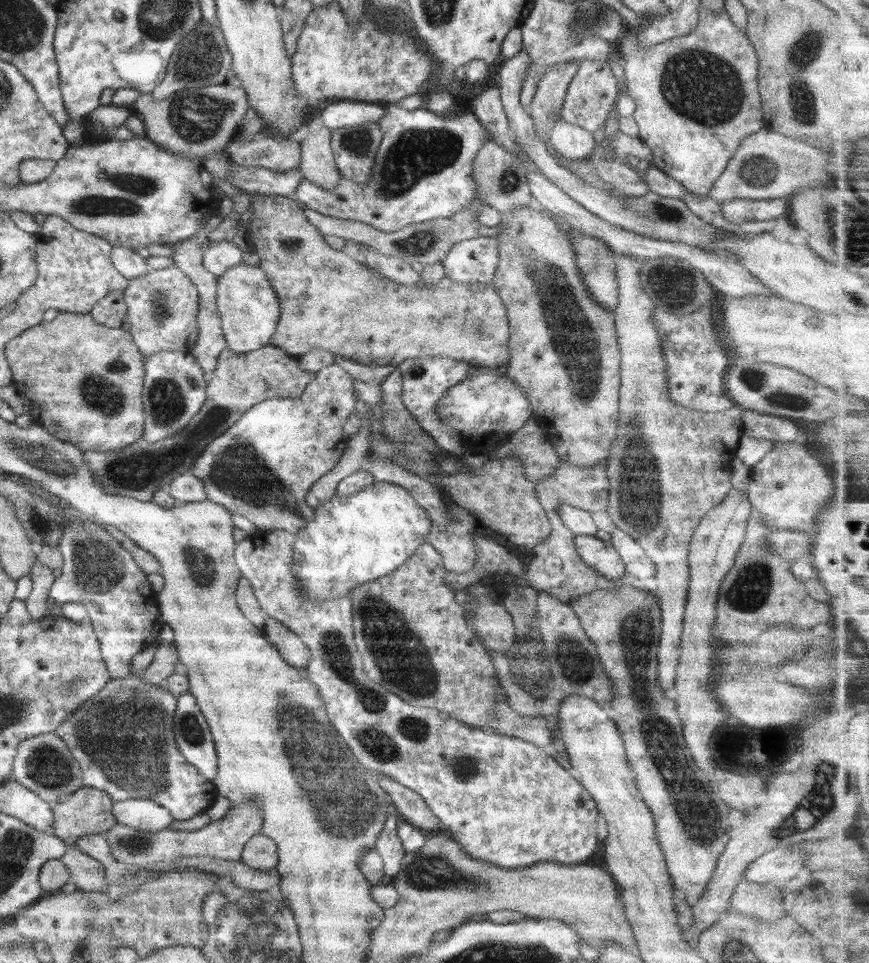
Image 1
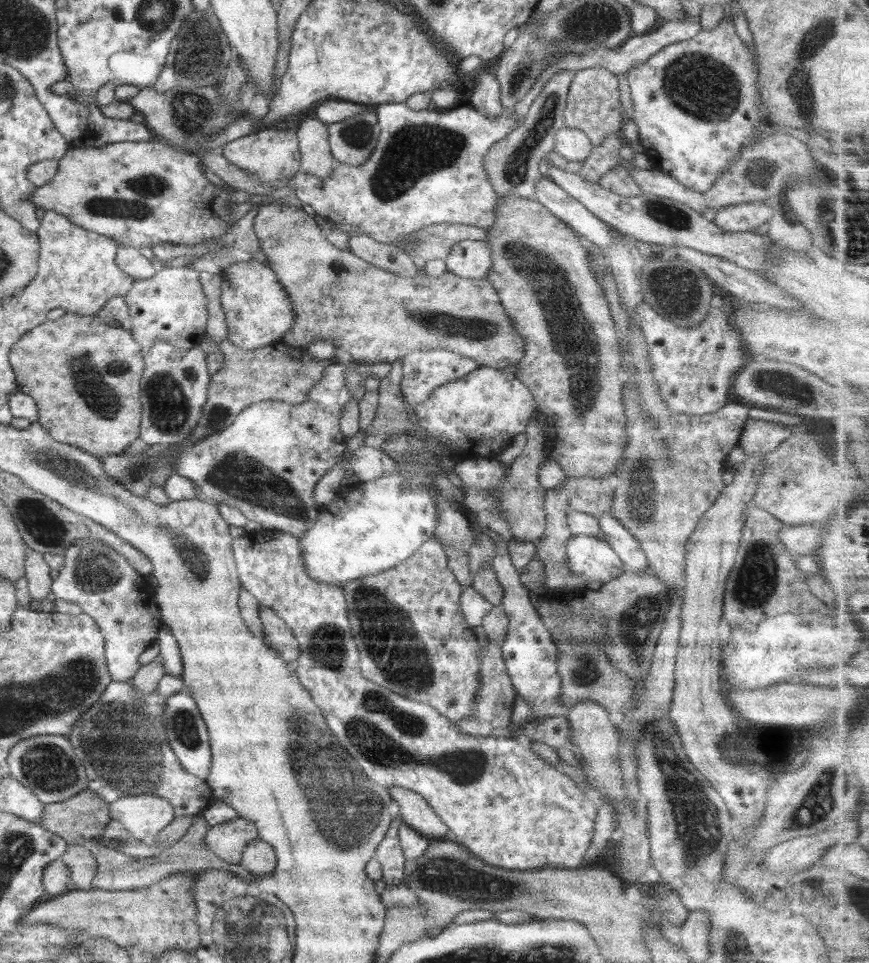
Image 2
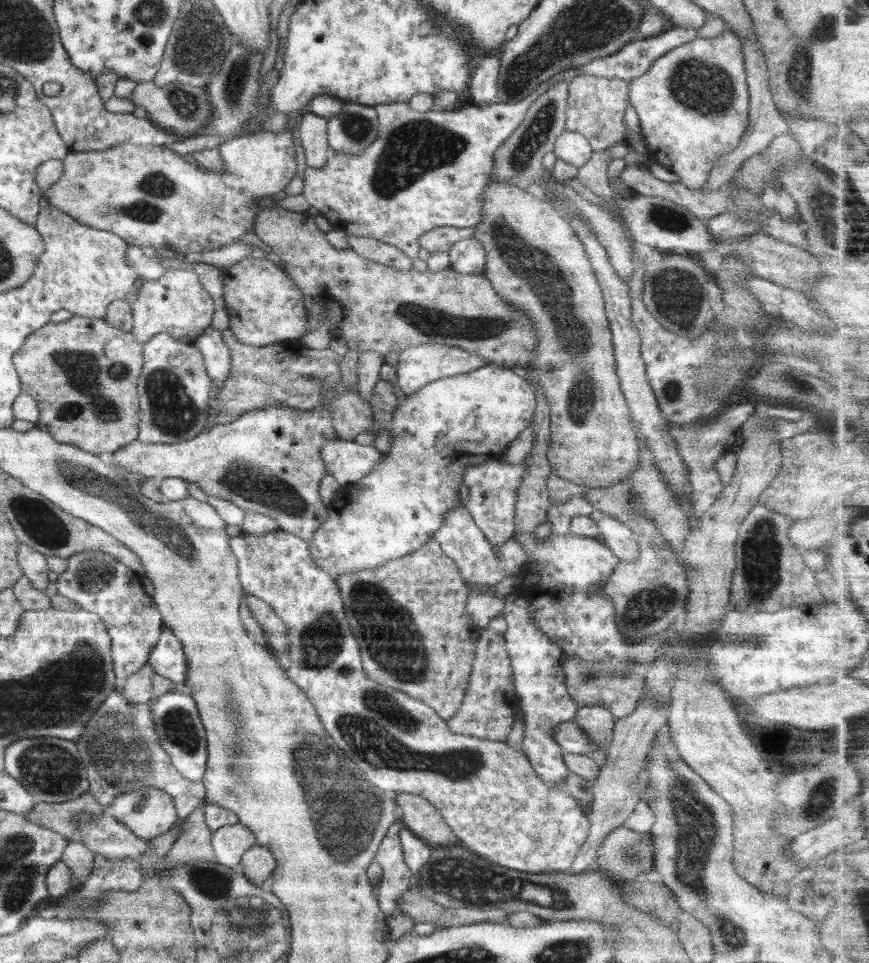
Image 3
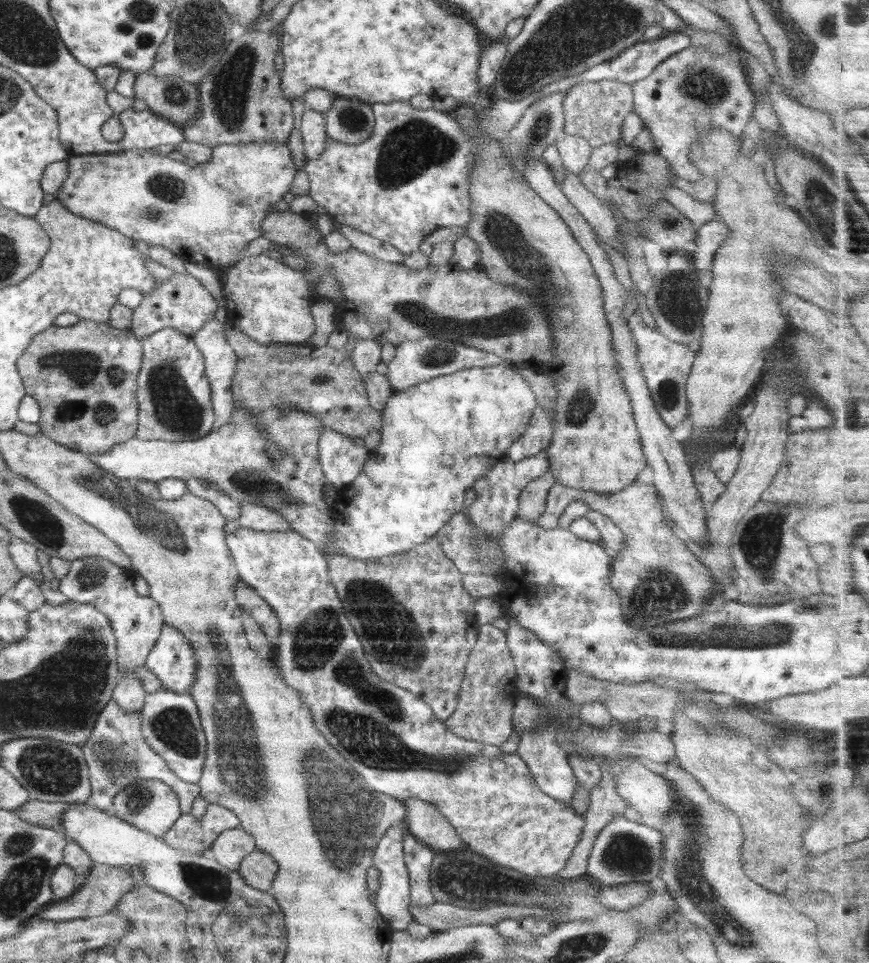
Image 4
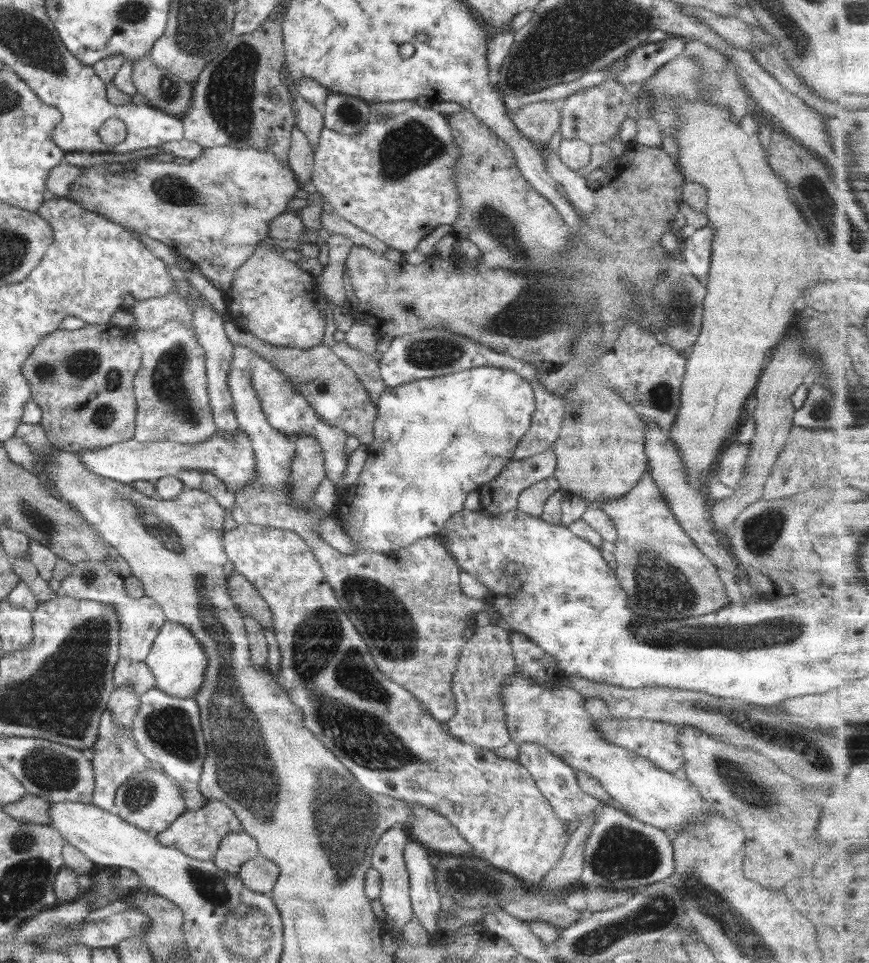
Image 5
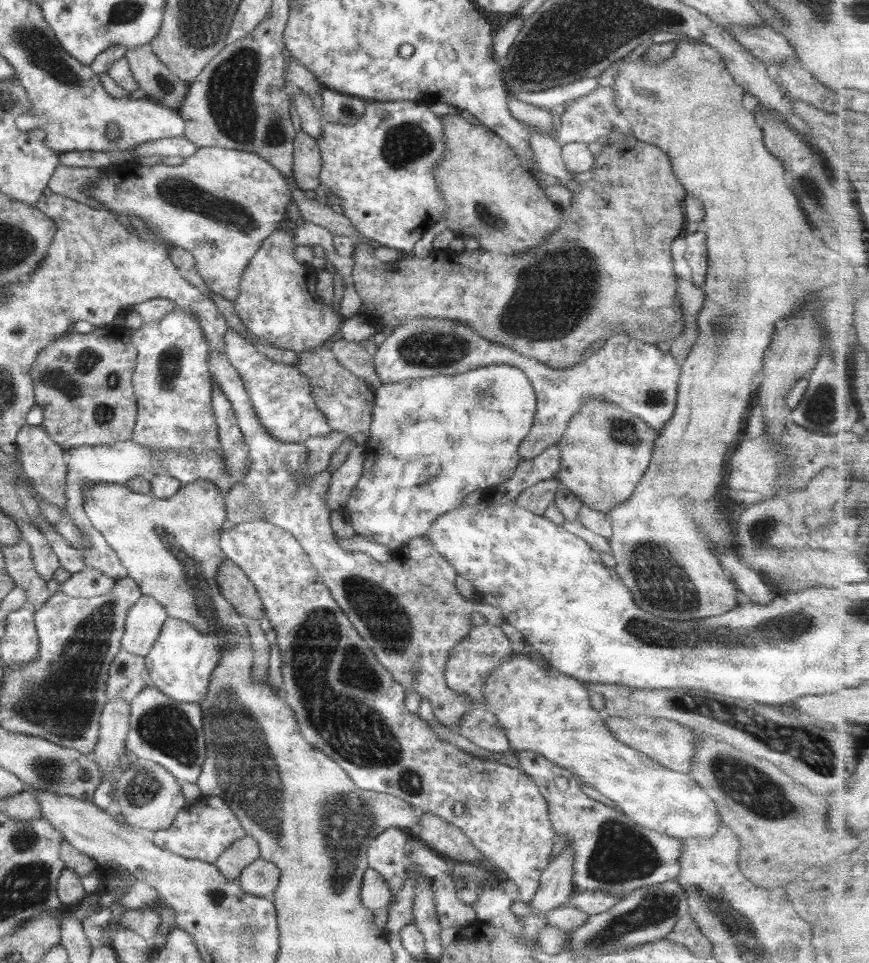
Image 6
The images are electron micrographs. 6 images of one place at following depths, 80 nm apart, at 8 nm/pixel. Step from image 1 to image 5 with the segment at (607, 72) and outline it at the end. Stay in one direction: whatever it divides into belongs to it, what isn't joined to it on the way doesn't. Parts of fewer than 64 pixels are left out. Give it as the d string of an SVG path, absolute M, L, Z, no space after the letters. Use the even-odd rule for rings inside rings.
M610 79L601 82L598 86L584 89L584 92L576 92L568 96L566 100L562 100L564 107L559 112L561 117L559 131L562 133L562 139L578 138L589 145L617 139L620 126L627 118L626 113L630 109L632 98L624 85Z

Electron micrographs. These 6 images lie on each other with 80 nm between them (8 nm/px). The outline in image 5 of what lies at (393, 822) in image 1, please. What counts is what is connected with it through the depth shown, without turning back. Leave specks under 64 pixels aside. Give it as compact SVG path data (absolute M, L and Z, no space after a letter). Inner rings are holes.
M402 826L389 828L375 844L371 855L371 866L374 867L381 876L381 899L380 904L386 912L386 923L388 926L405 925L413 916L411 898L409 895L409 874L405 867L404 848L408 838Z

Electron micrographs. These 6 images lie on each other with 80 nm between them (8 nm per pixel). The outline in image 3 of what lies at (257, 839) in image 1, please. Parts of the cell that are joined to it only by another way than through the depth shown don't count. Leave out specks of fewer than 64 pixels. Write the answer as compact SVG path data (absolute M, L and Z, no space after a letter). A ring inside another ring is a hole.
M256 844L244 852L241 865L248 880L260 886L268 880L269 876L272 876L277 864L269 848Z

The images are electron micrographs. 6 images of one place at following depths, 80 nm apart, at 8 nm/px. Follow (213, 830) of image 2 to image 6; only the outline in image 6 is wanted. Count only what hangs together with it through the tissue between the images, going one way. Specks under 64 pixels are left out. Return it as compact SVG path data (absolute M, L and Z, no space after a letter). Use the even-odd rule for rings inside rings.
M246 834L230 844L230 847L216 859L215 865L228 880L236 881L245 866L260 858L262 857L258 843L254 837Z

